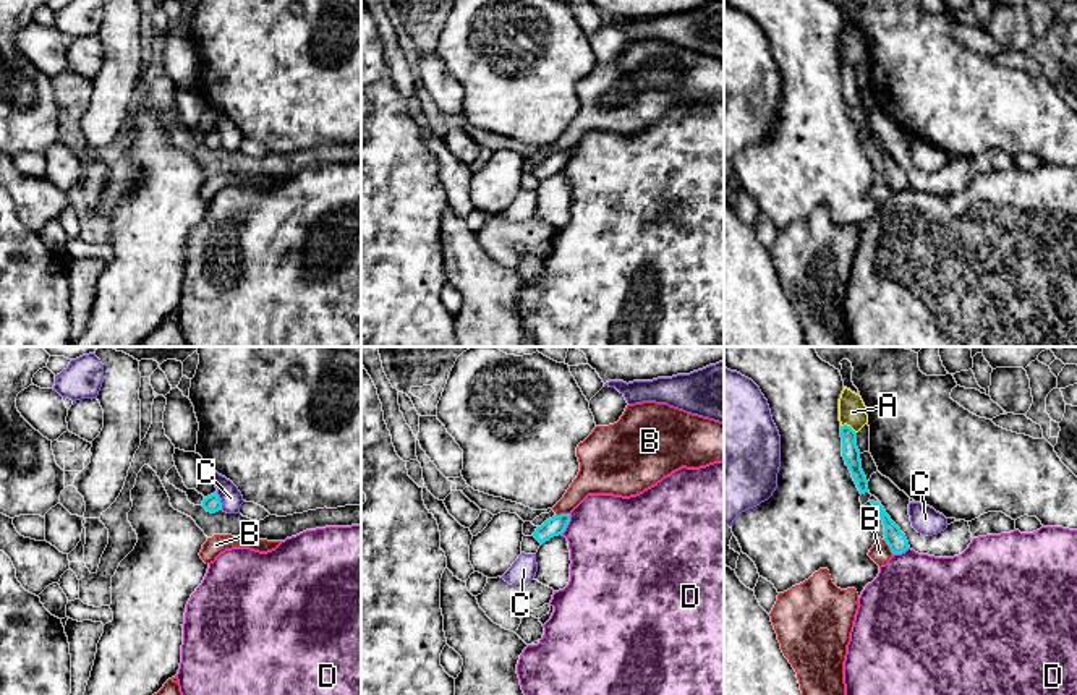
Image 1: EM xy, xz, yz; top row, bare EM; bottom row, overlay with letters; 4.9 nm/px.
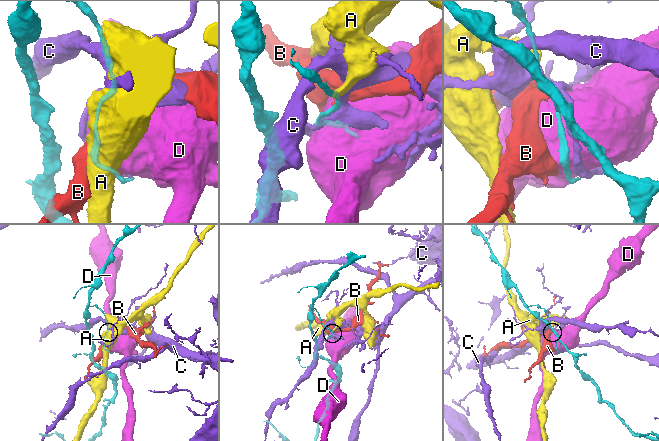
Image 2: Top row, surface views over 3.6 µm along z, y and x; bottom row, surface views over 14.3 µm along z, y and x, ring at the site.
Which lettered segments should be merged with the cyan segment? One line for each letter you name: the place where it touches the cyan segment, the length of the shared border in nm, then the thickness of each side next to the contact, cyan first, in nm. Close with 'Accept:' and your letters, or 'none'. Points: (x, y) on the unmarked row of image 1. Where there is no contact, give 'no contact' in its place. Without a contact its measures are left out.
Accept: none

